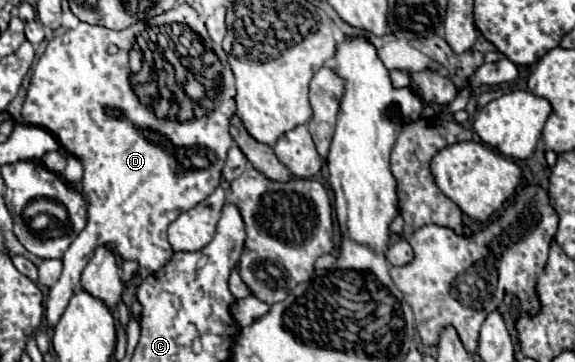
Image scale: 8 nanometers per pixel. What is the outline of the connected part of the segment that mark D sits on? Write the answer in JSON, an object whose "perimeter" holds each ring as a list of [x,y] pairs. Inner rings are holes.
{"perimeter":[[[80,23],[76,29],[66,31],[64,35],[54,37],[48,45],[44,55],[32,69],[28,93],[22,105],[22,121],[28,125],[42,127],[58,137],[58,143],[76,159],[82,161],[84,179],[82,179],[82,193],[88,201],[88,225],[86,229],[72,241],[68,251],[64,253],[64,269],[58,283],[50,289],[46,299],[46,323],[54,327],[62,317],[62,311],[68,307],[72,295],[80,289],[80,275],[98,245],[114,245],[118,255],[126,261],[136,261],[138,271],[130,279],[132,287],[138,287],[148,275],[156,273],[164,267],[172,257],[172,245],[168,243],[166,229],[168,225],[190,207],[196,207],[202,199],[206,199],[222,181],[222,167],[226,161],[228,149],[234,145],[230,137],[230,119],[236,115],[235,77],[230,67],[225,65],[220,73],[221,92],[214,101],[215,106],[208,116],[194,118],[184,122],[174,119],[156,117],[148,105],[140,103],[138,95],[130,83],[130,65],[128,53],[136,43],[136,35],[144,31],[144,23],[136,23],[134,27],[122,31],[110,31],[100,25]],[[188,151],[202,153],[208,161],[206,167],[184,167],[176,155],[188,155]]]}

